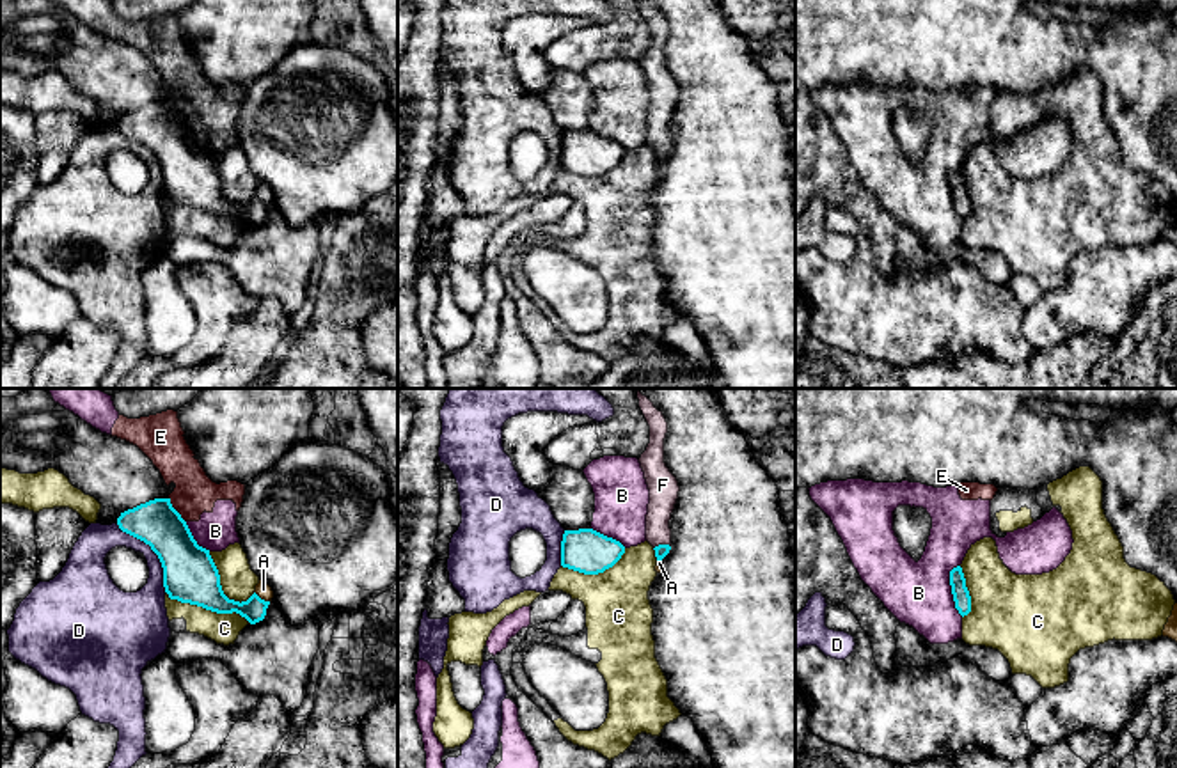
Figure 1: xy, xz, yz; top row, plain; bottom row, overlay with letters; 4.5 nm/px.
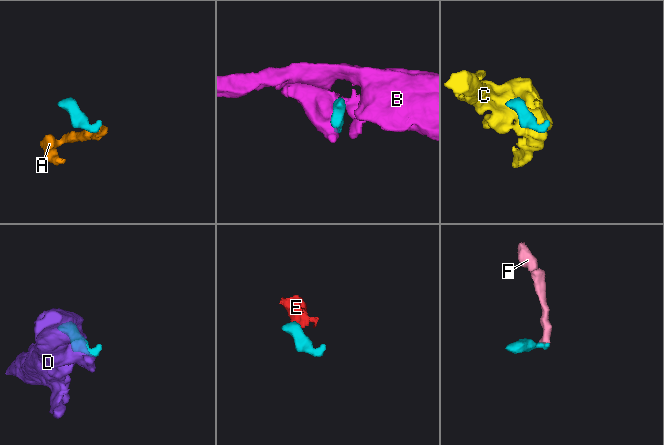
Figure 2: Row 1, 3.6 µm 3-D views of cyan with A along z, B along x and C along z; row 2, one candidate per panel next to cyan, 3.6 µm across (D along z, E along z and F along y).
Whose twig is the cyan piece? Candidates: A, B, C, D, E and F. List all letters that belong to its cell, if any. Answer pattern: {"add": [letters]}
{"add": ["A", "F"]}

